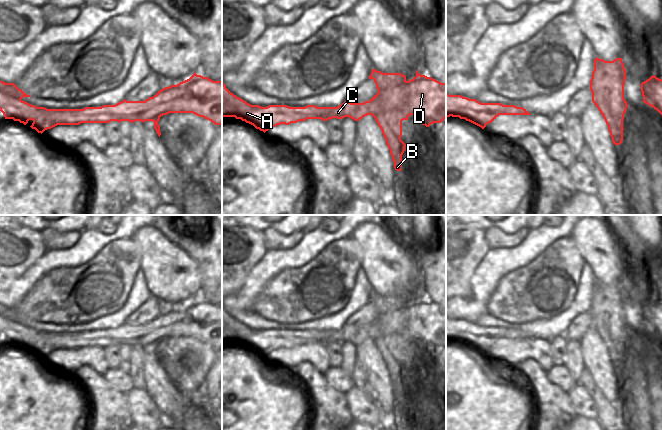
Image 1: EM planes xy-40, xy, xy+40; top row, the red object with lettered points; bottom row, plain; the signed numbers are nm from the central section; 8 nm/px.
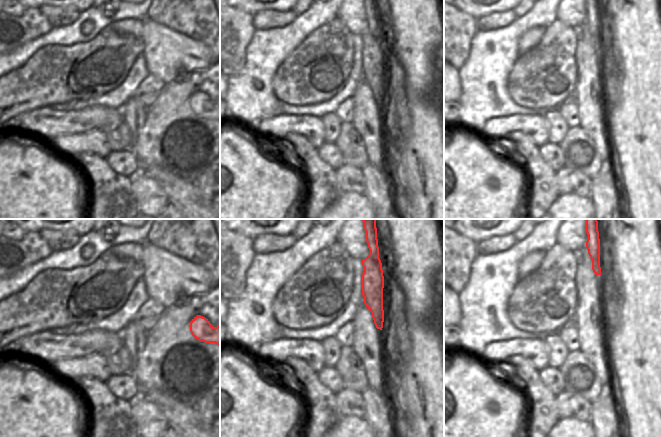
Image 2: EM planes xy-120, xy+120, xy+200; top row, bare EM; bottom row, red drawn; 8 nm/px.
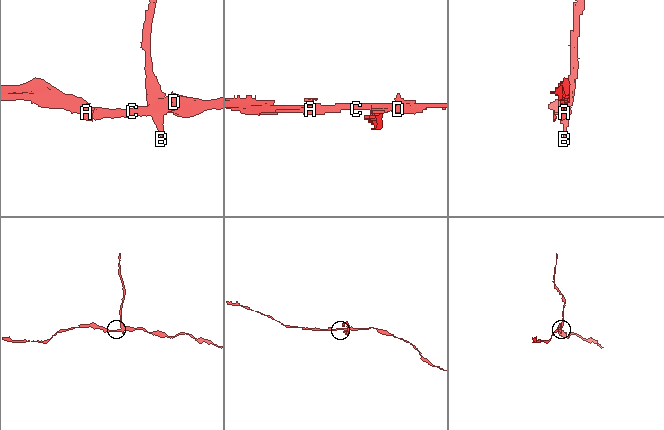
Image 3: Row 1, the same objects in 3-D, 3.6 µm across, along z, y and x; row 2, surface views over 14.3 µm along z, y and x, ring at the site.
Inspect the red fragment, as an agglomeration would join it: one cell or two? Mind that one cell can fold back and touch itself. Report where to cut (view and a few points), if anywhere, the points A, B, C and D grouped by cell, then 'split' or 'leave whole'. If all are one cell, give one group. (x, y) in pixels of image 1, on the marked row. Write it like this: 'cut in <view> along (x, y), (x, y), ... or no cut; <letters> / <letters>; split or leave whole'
cut in xy along (412, 114), (400, 109), (389, 109), (379, 112), (374, 117); A C D / B; split

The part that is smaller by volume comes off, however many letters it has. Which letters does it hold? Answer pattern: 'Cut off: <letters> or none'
Cut off: B

